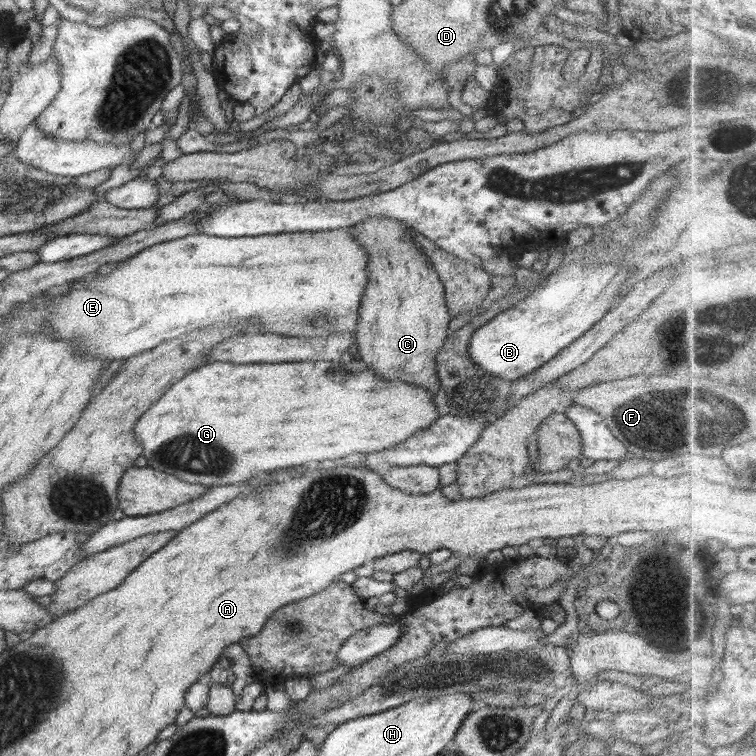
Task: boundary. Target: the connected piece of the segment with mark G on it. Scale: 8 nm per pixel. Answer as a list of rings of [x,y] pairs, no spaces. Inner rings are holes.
[[[352,359],[348,364],[334,362],[288,362],[288,364],[230,364],[230,362],[212,362],[204,364],[196,370],[192,370],[188,376],[184,376],[178,384],[174,384],[134,426],[136,438],[140,440],[142,446],[142,456],[148,460],[147,466],[156,470],[161,470],[166,474],[171,474],[184,482],[200,484],[204,486],[226,486],[238,484],[238,482],[248,482],[258,474],[266,474],[280,468],[292,468],[292,466],[304,466],[306,462],[324,462],[324,460],[344,459],[352,452],[362,452],[362,454],[372,454],[380,452],[386,448],[392,448],[399,442],[412,438],[415,432],[424,430],[440,417],[439,410],[435,406],[434,400],[430,398],[424,387],[401,381],[386,381],[376,378],[372,374],[372,369],[368,369],[361,360]]]

